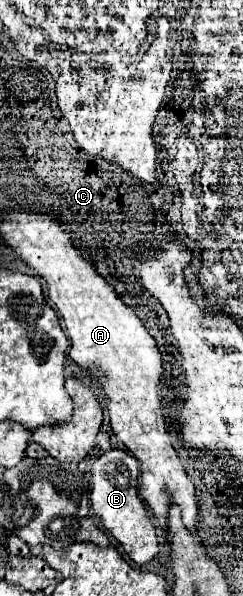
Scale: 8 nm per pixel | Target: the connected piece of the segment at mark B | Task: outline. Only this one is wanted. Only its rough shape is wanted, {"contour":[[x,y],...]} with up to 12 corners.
{"contour":[[125,450],[93,462],[91,508],[143,566],[159,550]]}

